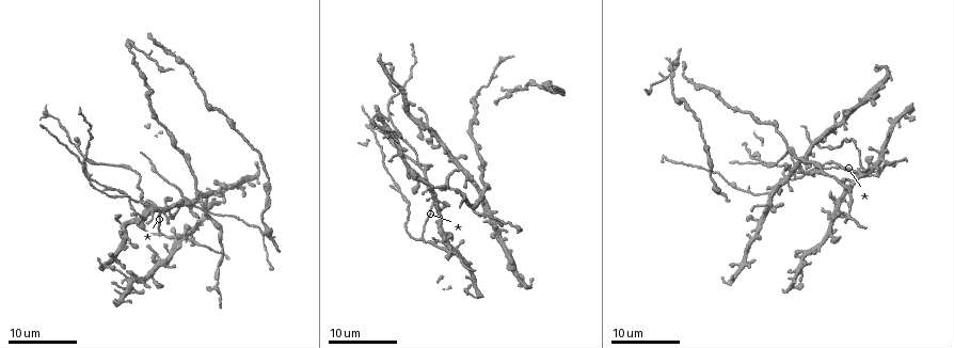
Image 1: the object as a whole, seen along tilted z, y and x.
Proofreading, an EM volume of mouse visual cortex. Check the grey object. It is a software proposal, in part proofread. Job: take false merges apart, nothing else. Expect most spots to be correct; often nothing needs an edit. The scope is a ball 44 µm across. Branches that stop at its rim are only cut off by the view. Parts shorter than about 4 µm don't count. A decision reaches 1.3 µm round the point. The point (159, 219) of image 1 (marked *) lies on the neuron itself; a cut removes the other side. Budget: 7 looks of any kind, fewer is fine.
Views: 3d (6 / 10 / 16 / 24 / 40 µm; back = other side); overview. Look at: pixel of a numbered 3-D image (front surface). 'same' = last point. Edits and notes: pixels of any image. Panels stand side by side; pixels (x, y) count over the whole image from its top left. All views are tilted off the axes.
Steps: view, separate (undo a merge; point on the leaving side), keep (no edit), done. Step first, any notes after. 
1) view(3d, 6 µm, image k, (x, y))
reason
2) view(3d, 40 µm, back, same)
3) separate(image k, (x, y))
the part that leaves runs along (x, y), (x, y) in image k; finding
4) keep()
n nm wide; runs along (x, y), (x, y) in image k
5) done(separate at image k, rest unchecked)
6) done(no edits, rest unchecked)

view(3d, 24 µm, image 1, (883, 157))
four arms meet

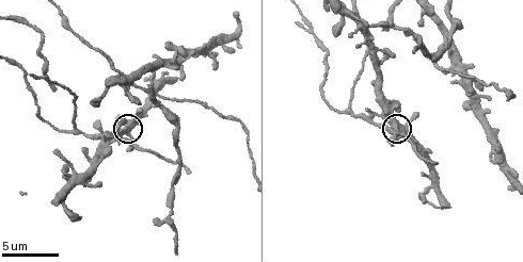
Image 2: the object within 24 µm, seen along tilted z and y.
view(3d, 6 µm, image 2, (397, 129))

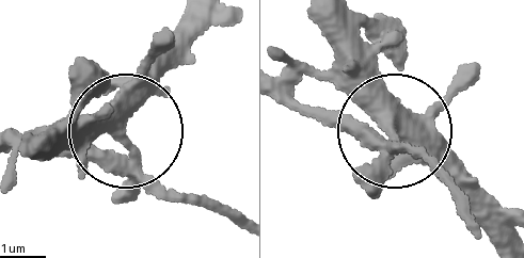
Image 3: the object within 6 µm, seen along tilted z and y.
keep()
one neuron here

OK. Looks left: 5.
view(3d, 6 µm, image 2, (75, 131))
side arm on a straight run

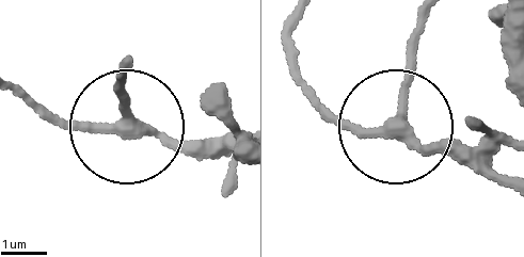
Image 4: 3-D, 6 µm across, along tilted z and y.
keep()
side arm 32 µm; runs along (424, 17), (403, 123), (492, 179) in image 4; one neuron here

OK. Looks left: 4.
view(3d, 16 µm, image 1, (829, 148))
a fork

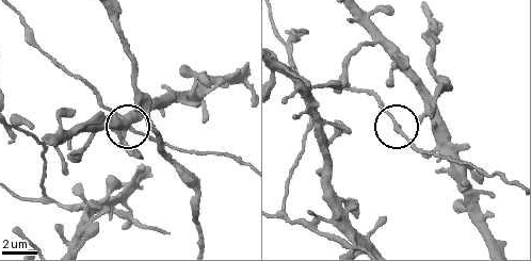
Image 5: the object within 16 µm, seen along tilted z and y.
view(3d, 10 µm, image 5, (396, 124))

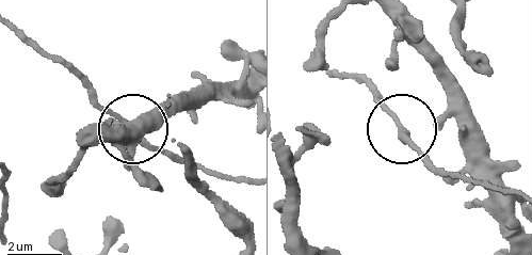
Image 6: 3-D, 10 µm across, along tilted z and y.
keep()
3 arms; one neuron here

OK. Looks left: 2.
done(no edits, rest unchecked)

